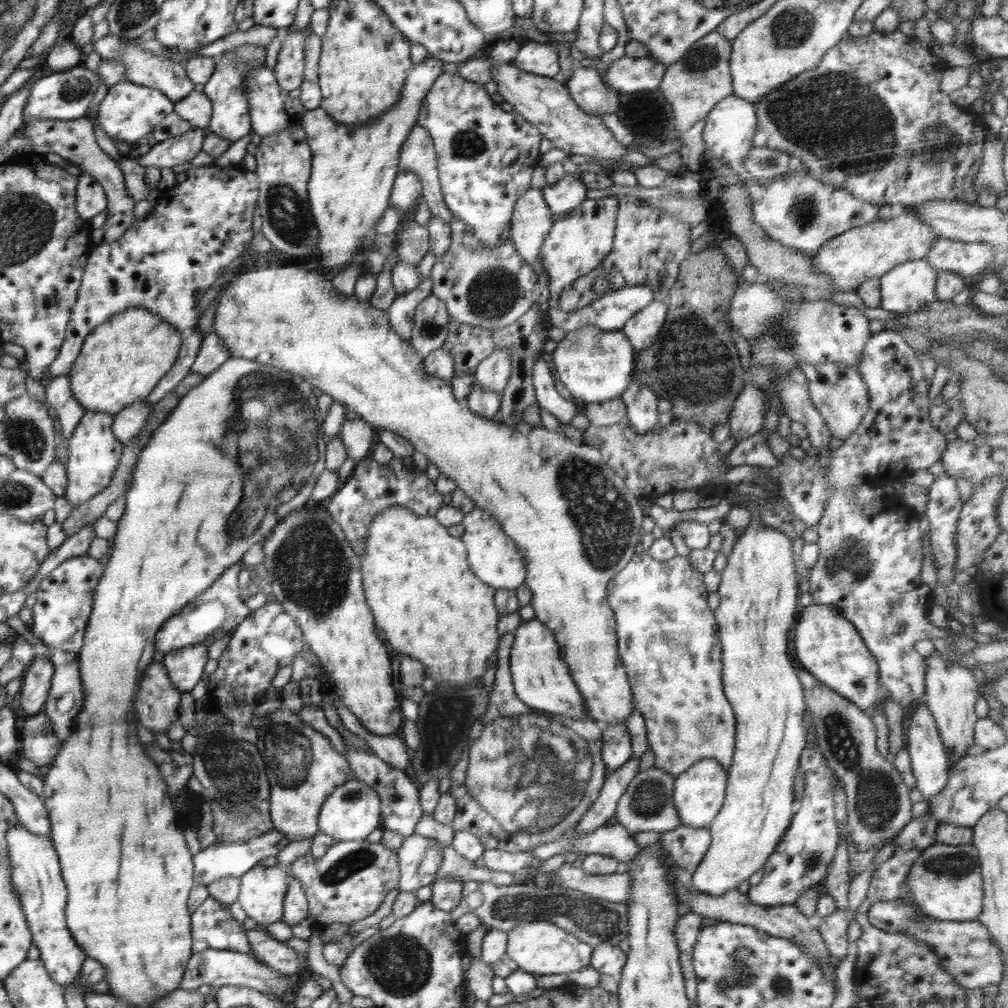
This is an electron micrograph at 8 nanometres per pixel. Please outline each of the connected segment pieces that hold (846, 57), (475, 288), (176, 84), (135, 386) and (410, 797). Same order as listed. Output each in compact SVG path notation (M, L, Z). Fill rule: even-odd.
M900 29L889 33L872 32L864 37L852 37L847 35L843 40L826 52L820 64L812 70L806 70L798 76L790 79L790 82L782 84L778 90L768 92L760 100L752 102L756 111L756 132L752 136L754 148L748 152L748 156L742 160L746 172L750 173L759 184L768 185L776 179L782 177L789 168L788 161L791 156L801 160L803 166L807 166L810 174L818 178L824 184L830 184L837 189L845 189L859 199L863 199L873 205L889 204L895 210L906 205L917 205L927 200L952 200L966 204L977 204L978 194L974 191L974 177L982 162L983 144L986 142L986 127L982 127L980 122L974 120L974 116L966 116L964 109L954 105L949 94L940 92L940 82L946 70L950 68L944 61L931 54L930 45L920 42L916 36L903 34Z
M453 216L450 228L450 248L446 250L446 254L436 260L430 248L424 258L415 265L421 279L416 288L396 297L385 310L394 331L406 341L412 340L416 308L430 294L446 303L446 310L454 322L478 326L491 333L492 330L514 324L536 303L537 274L518 254L512 242L492 247L484 245L473 234L471 227L456 219L456 216Z
M108 34L101 40L93 42L94 51L96 51L102 59L122 59L126 68L128 68L128 75L125 80L155 88L174 102L185 99L190 92L199 88L196 86L195 82L192 82L192 80L187 77L184 62L162 59L160 56L152 56L152 54L144 51L140 46L134 44L122 44L122 41L127 40L130 41L130 39L124 36Z
M129 308L100 327L85 339L81 354L78 355L70 375L70 385L74 399L85 409L97 413L112 413L116 416L130 404L137 403L153 392L158 381L174 366L178 358L184 333L174 325L166 323L162 316L143 308Z
M342 736L346 748L346 760L349 769L354 772L354 778L369 784L380 797L382 811L382 828L398 832L402 836L409 837L414 835L414 828L420 818L424 816L424 811L419 801L419 790L412 783L412 780L404 773L403 769L394 770L389 764L380 760L374 753L367 749L352 747L346 743Z

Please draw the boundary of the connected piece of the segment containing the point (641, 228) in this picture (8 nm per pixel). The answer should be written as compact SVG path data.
M620 196L617 200L612 250L592 272L563 288L558 306L564 312L588 308L604 293L634 285L648 285L654 292L654 300L667 301L670 289L678 278L680 263L690 253L690 230L693 228L690 224L677 220L662 208L650 206L647 200L634 196Z

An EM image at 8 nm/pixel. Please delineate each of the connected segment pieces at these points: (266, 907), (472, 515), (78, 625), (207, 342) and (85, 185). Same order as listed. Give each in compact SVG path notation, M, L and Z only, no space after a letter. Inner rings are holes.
M258 865L246 872L241 877L237 902L242 905L242 910L248 915L249 924L264 930L269 924L281 920L283 918L283 903L289 884L285 867L279 865L270 868Z
M474 507L472 512L464 514L461 524L465 532L461 537L467 550L467 561L472 572L495 590L516 591L524 584L527 564L524 555L514 539L507 536L498 522L482 508Z
M86 555L72 556L63 560L46 575L34 592L33 635L44 644L78 653L82 649L84 633L92 614L96 585L100 582L104 566L95 558Z
M214 332L208 333L202 340L202 346L200 346L190 373L200 373L206 378L230 357L230 351L224 347L222 337Z
M85 171L80 175L81 182L78 184L76 200L77 212L82 222L90 222L94 216L105 211L108 199L94 176L86 174Z

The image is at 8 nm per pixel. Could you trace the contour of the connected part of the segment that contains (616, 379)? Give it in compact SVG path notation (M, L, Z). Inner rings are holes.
M594 326L565 333L551 354L560 389L585 404L602 403L622 395L633 378L635 348L620 330L606 332Z

